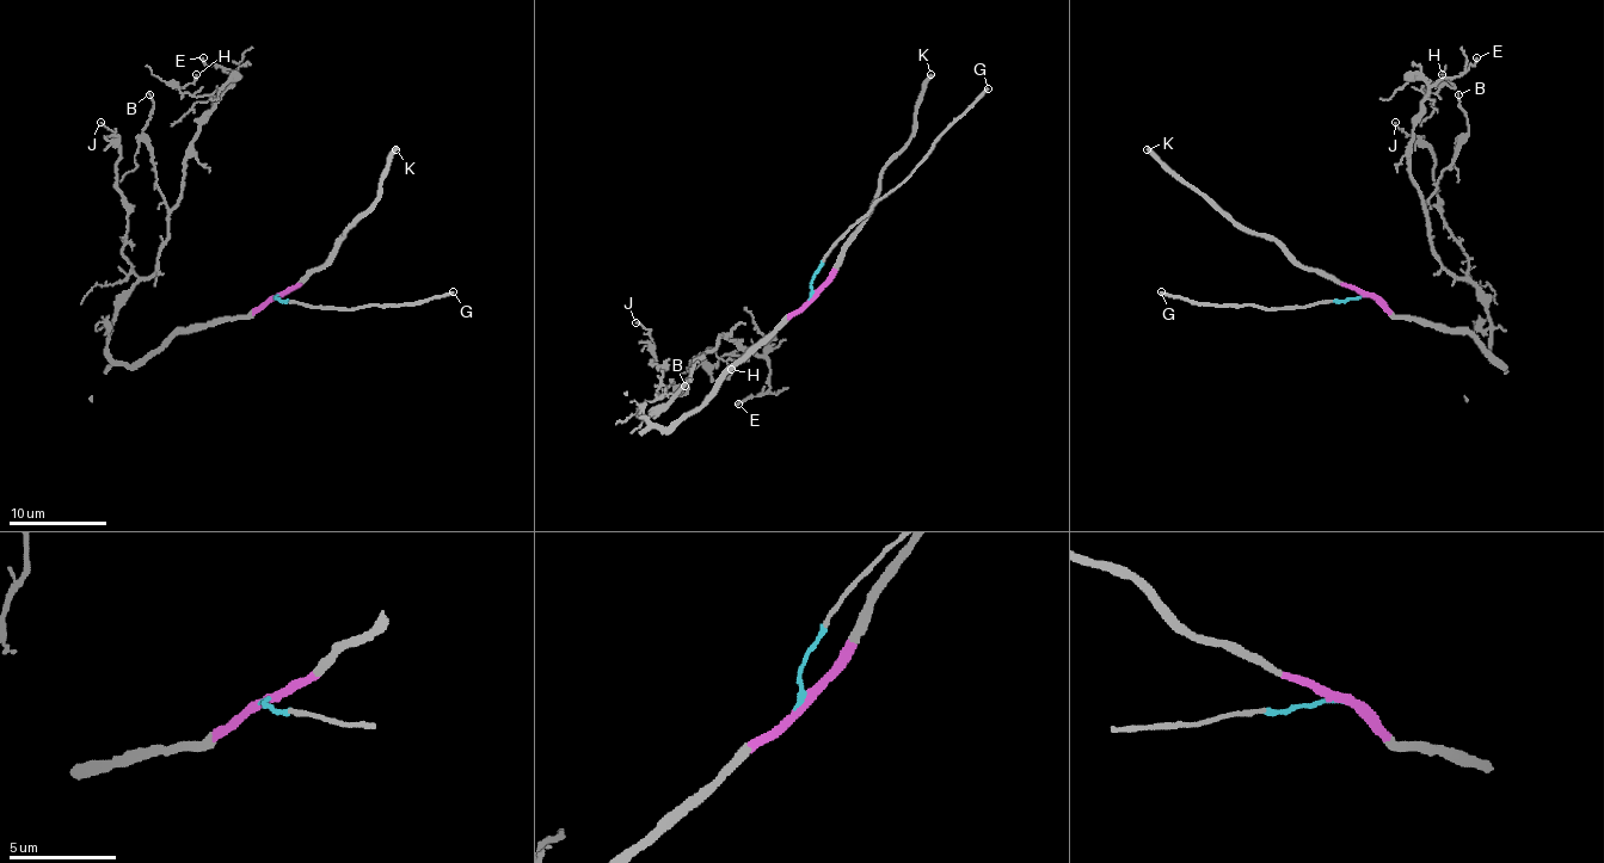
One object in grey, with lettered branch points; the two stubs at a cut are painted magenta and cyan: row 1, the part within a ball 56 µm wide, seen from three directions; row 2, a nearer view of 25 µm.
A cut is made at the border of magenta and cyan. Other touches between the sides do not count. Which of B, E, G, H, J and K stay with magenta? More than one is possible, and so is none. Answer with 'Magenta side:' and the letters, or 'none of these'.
Magenta side: B, E, H, J, K

